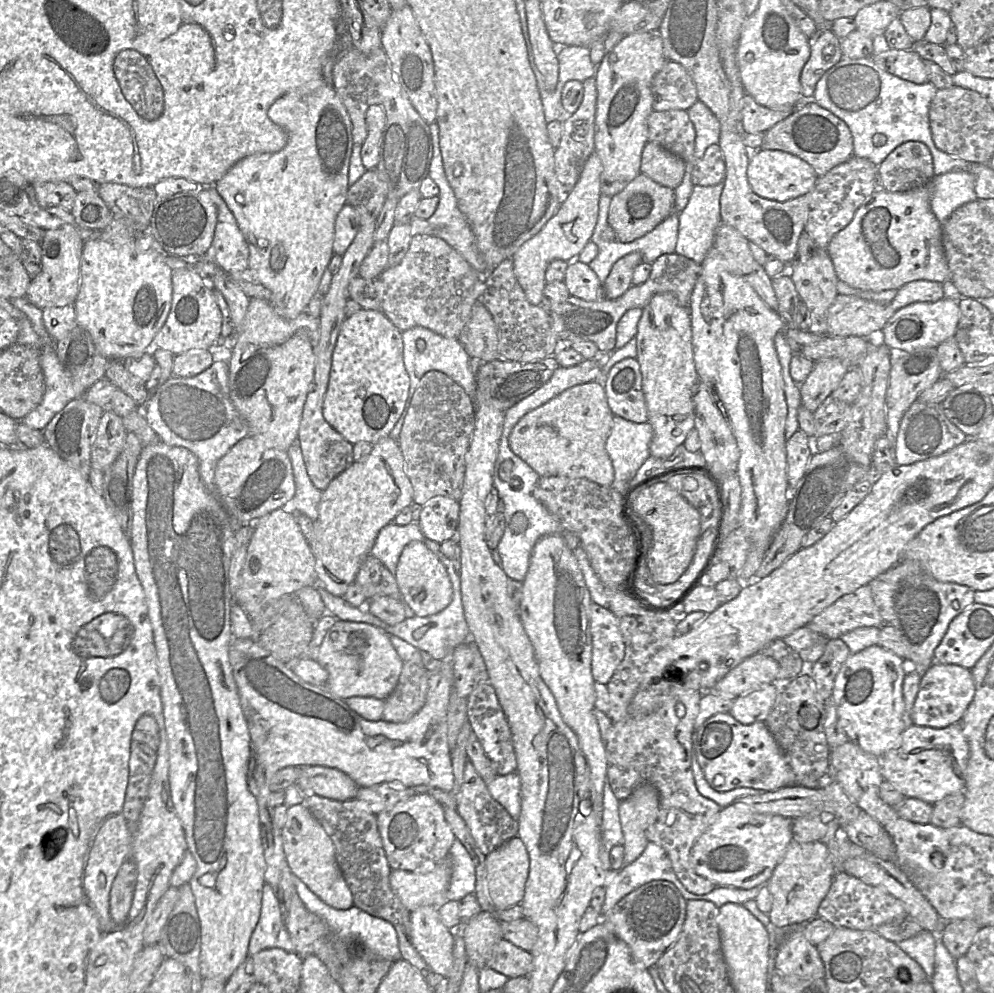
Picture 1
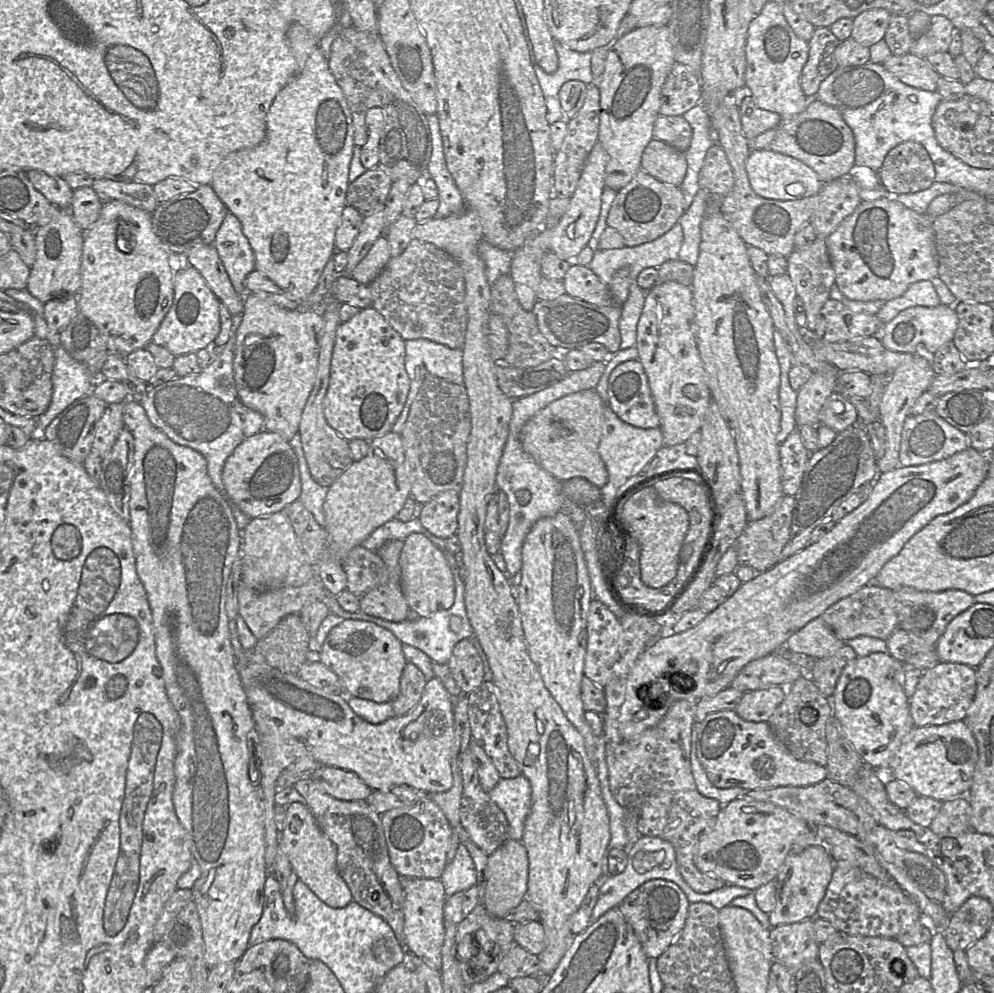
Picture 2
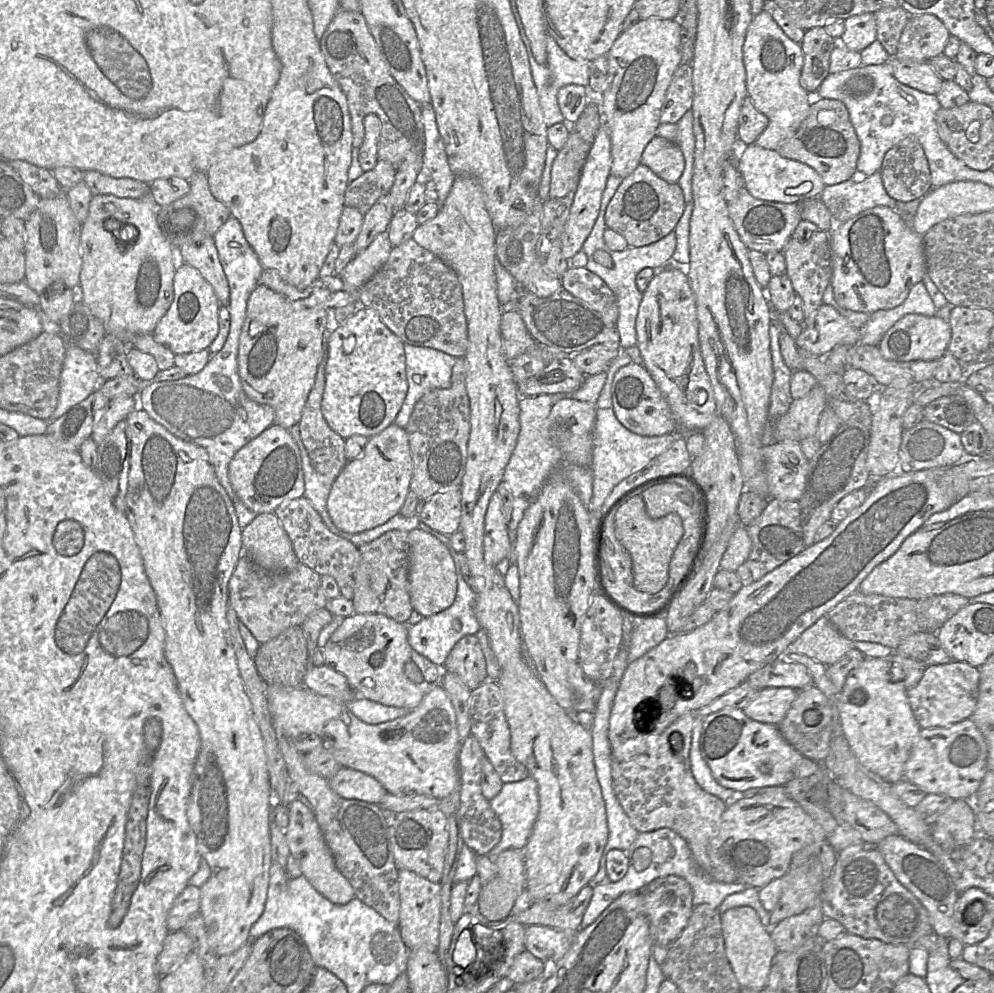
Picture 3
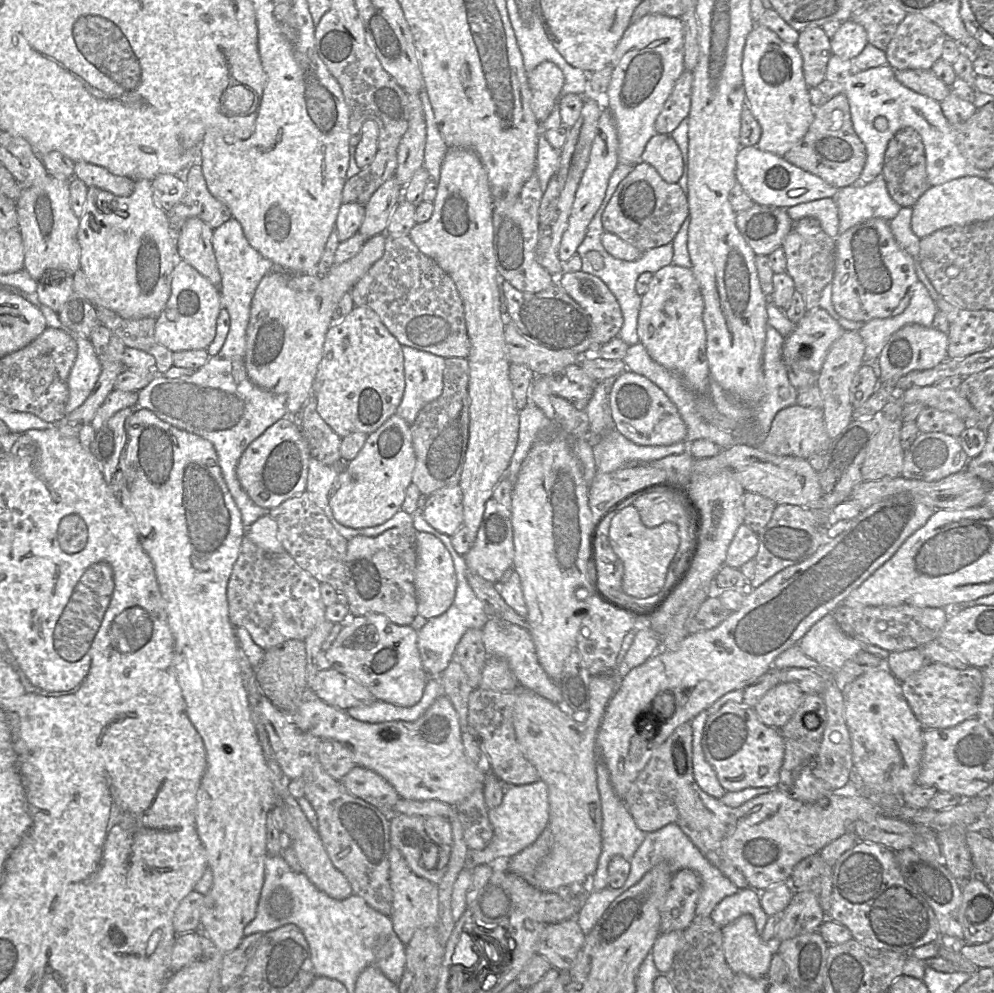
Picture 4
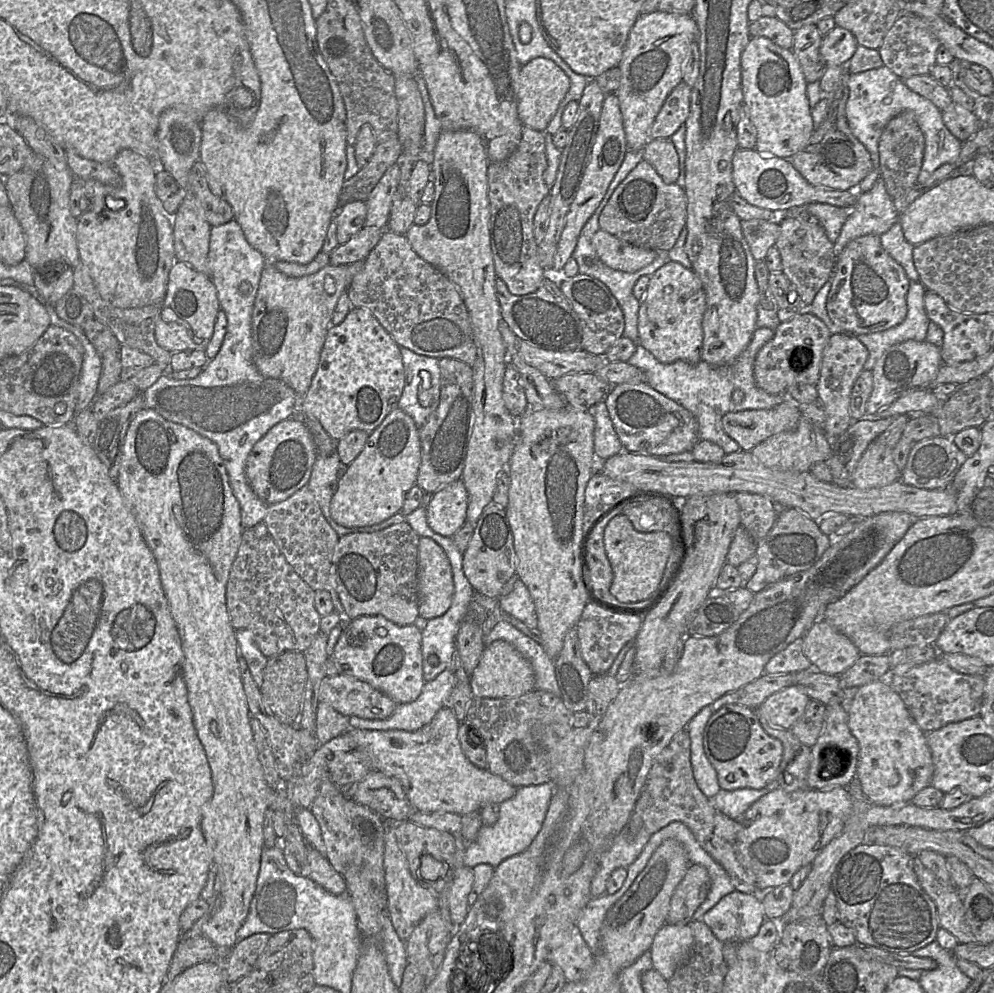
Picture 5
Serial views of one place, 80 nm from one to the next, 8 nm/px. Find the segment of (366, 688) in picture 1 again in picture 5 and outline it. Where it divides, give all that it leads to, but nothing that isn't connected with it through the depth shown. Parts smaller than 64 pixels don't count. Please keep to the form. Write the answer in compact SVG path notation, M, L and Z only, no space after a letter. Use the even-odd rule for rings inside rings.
M382 615L360 616L342 630L331 657L340 674L368 682L396 703L410 703L425 684L421 632L414 624L399 626Z

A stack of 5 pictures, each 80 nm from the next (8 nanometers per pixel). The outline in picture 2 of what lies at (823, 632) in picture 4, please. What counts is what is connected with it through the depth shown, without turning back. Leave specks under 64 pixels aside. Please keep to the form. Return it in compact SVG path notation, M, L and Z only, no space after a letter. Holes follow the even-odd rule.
M821 617L810 621L786 641L792 653L806 654L816 660L832 655L844 644Z

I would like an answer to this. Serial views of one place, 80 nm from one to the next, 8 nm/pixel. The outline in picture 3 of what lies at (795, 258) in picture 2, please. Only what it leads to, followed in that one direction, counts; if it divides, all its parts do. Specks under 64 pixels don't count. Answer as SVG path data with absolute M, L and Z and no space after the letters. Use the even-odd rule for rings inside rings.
M816 231L807 241L798 241L791 237L783 249L786 262L785 274L790 279L793 289L803 301L804 318L815 315L823 304L822 298L825 289L832 279L832 253L830 236L826 231Z

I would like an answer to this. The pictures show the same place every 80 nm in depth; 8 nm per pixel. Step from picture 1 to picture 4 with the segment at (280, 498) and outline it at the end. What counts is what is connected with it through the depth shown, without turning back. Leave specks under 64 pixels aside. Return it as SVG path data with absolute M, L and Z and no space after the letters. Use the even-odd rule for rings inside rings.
M285 416L249 444L237 463L236 476L250 499L256 505L270 510L306 491L310 458L309 446L299 422Z

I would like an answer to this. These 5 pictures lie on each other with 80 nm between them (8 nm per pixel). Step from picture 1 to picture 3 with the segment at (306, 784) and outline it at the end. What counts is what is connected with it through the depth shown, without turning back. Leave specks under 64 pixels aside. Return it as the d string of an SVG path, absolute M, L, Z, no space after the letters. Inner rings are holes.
M341 767L328 779L330 788L346 799L357 799L380 804L387 793L383 785L373 776L349 767Z

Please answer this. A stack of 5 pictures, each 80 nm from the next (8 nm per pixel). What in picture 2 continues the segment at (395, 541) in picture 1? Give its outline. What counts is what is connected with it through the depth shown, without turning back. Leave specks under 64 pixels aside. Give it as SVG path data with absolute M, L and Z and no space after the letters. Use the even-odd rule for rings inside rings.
M393 518L374 530L362 541L361 546L367 550L376 552L387 541L392 539L405 540L411 533L421 533L432 543L436 544L441 552L448 551L445 540L429 533L428 530L422 526L419 518L413 518L407 522Z

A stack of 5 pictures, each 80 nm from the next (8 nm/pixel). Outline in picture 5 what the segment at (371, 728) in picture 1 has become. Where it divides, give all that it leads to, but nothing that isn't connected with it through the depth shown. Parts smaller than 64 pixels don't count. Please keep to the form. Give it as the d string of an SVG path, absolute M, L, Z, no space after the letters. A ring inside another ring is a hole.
M445 705L428 724L415 731L359 728L349 728L347 731L356 743L356 750L360 750L369 757L372 769L393 776L401 782L407 798L415 809L423 812L453 812L464 815L473 811L480 811L487 803L500 804L512 798L517 791L516 787L488 769L475 766L465 756L458 738L459 725L460 722L450 705Z

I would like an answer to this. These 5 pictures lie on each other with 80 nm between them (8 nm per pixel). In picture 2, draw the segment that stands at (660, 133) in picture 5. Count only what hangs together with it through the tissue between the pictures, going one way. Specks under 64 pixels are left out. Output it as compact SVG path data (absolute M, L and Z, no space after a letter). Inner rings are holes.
M675 62L661 90L659 115L682 116L700 103L700 78L693 71Z

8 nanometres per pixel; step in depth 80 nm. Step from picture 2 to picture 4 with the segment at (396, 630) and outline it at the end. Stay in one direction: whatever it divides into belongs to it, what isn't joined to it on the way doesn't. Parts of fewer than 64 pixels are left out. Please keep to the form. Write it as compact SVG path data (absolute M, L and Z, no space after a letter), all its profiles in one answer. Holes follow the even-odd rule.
M415 512L411 515L413 520L412 526L416 532L426 532L432 534L443 543L452 557L456 573L456 593L452 605L442 615L428 619L426 624L417 631L417 646L420 652L423 668L429 677L439 676L453 659L456 645L460 641L462 635L471 628L482 629L489 617L484 612L481 601L476 597L467 582L465 575L467 566L464 556L455 551L451 543L451 537L432 528L425 521L421 512ZM428 651L436 653L439 658L437 660L431 660L427 655Z

